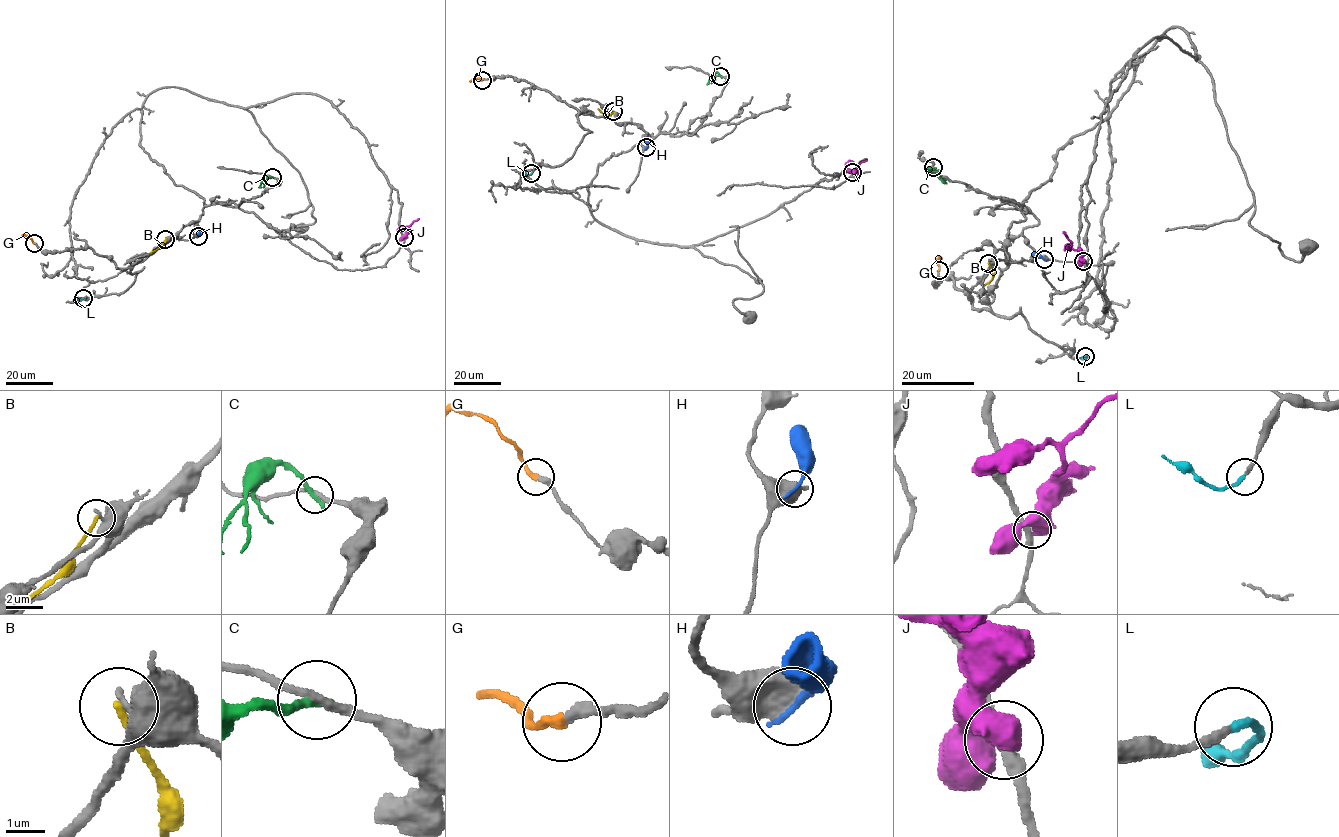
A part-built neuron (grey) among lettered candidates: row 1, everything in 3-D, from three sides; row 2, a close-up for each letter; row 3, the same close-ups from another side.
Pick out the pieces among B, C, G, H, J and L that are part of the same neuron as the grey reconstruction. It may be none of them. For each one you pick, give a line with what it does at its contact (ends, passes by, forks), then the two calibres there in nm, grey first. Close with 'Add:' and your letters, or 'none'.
G: It ends there. Thickness 280 nm (grey) against 280 nm
L: It ends there. Thickness 240 nm (grey) against 200 nm
Add: G, L

